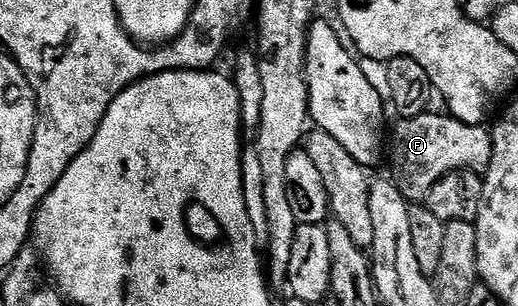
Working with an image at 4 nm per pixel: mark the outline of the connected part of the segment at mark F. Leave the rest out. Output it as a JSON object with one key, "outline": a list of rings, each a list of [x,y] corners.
{"outline":[[[426,112],[400,119],[389,142],[391,181],[408,203],[422,203],[429,190],[447,173],[484,173],[492,158],[492,138],[484,125],[463,123],[449,114]]]}

